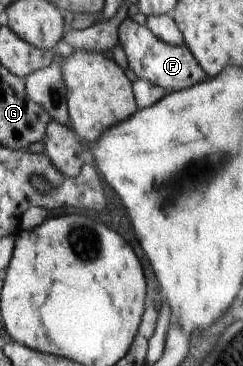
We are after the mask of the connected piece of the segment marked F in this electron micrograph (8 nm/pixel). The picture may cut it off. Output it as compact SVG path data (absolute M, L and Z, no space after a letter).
M129 16L118 28L118 40L127 56L128 68L138 79L148 80L169 92L180 91L207 80L207 73L199 66L191 51L184 44L171 46L155 38L147 25L139 25Z

